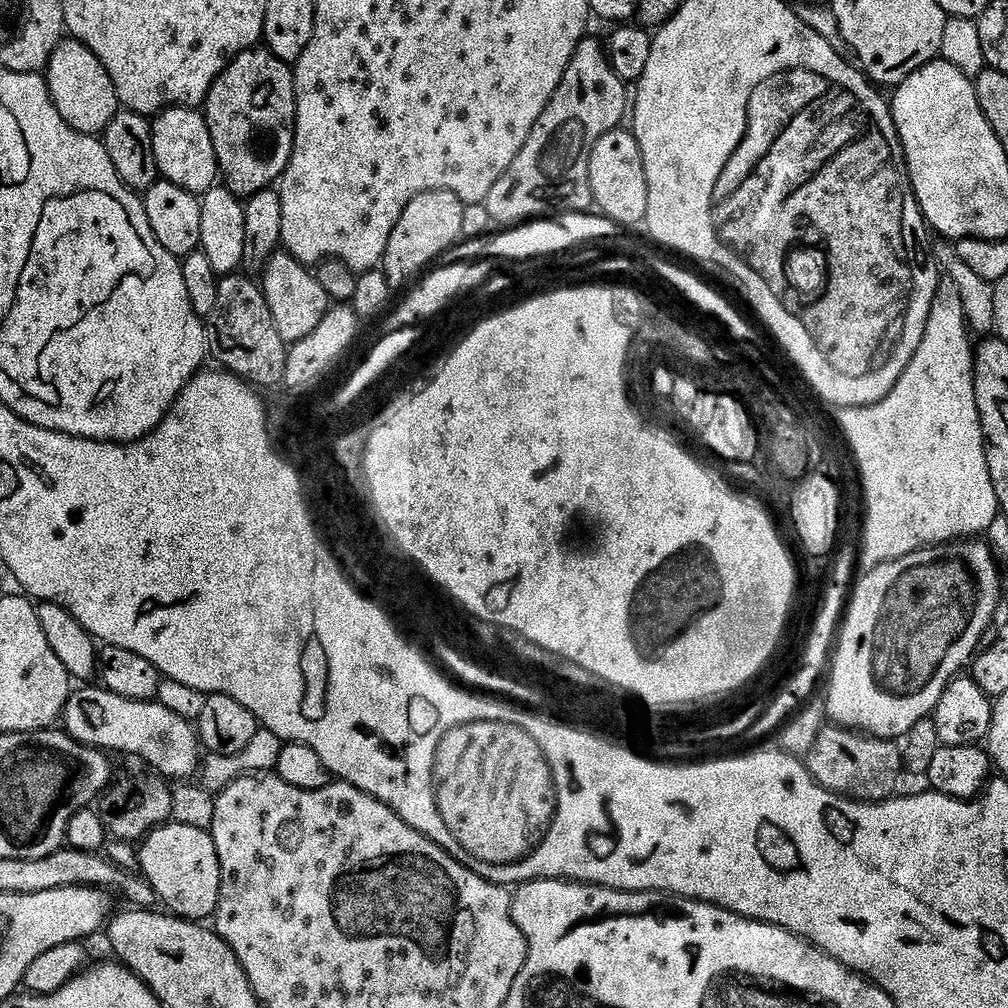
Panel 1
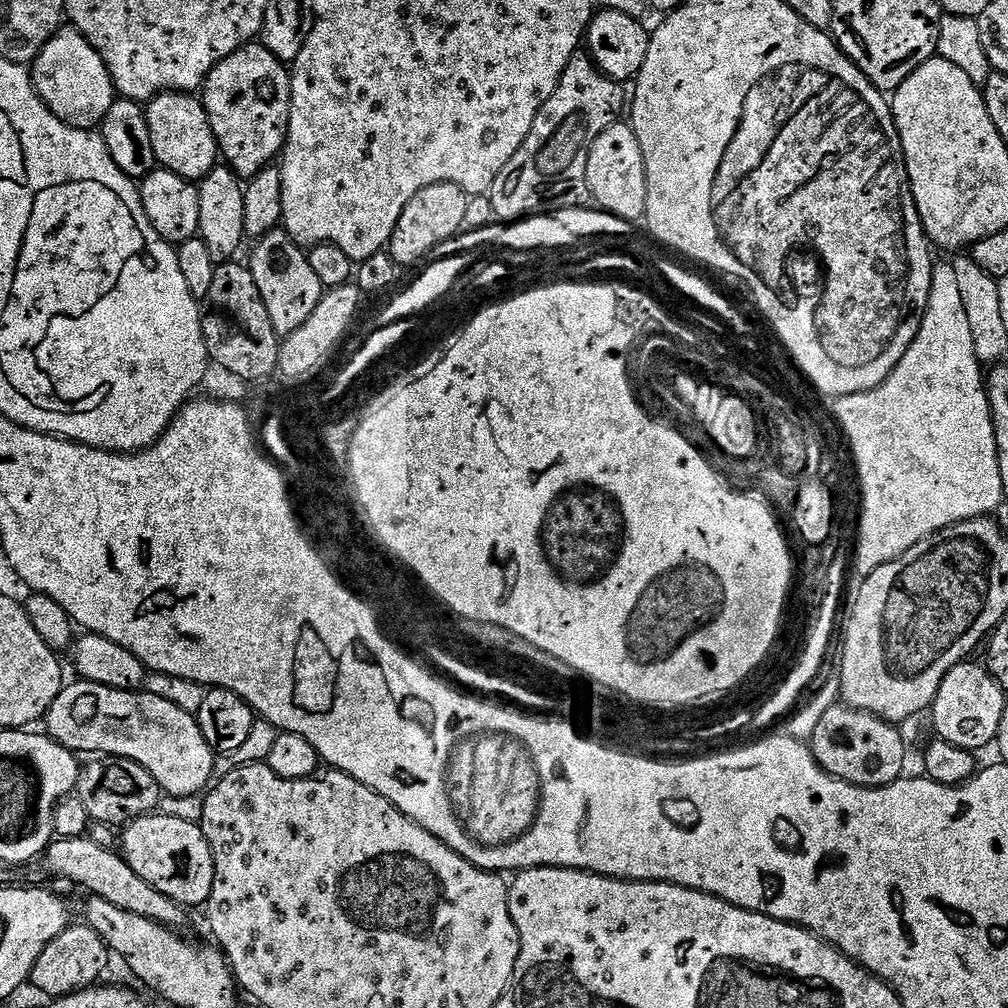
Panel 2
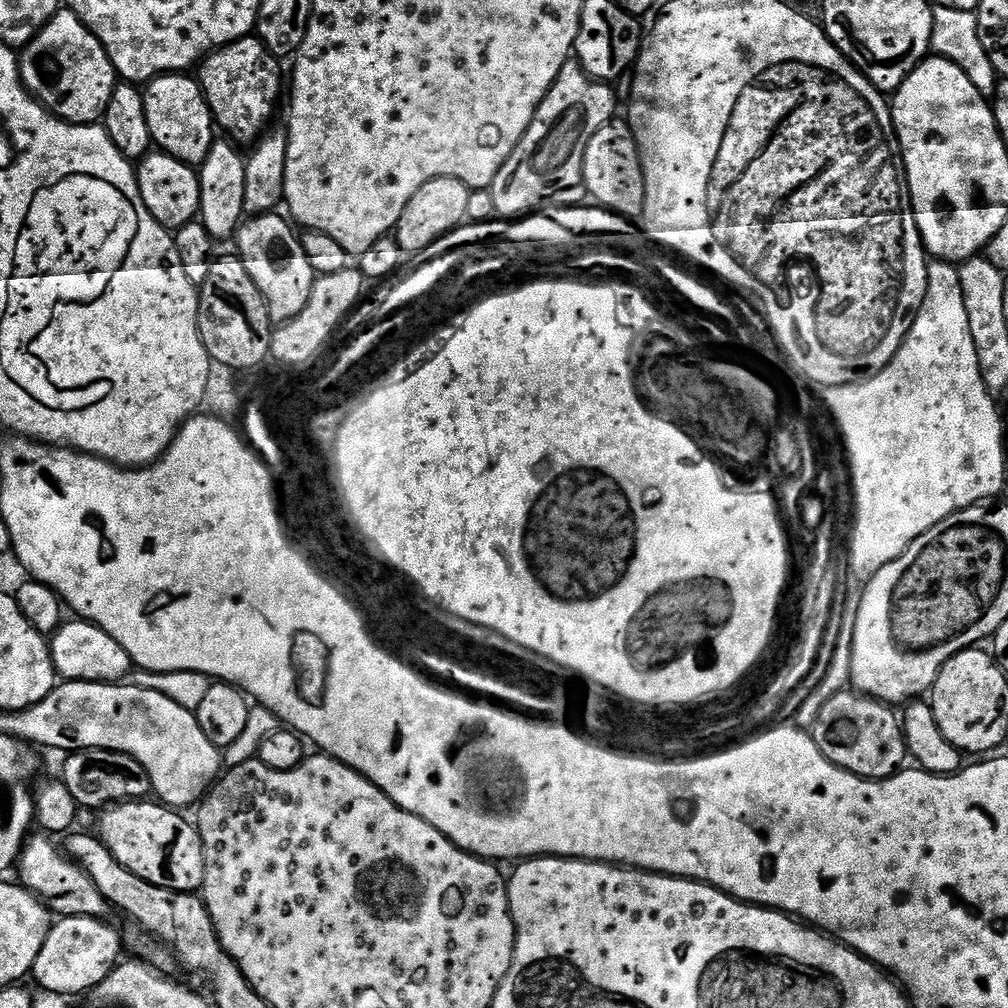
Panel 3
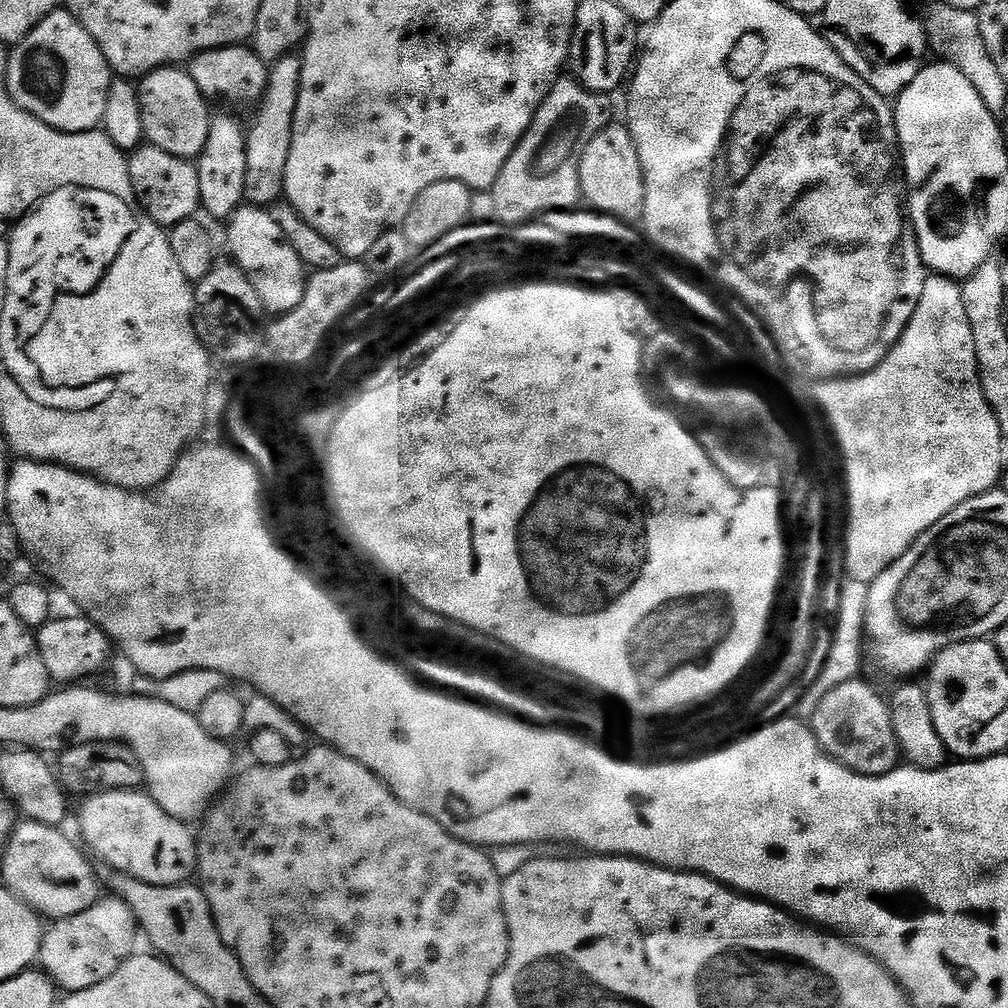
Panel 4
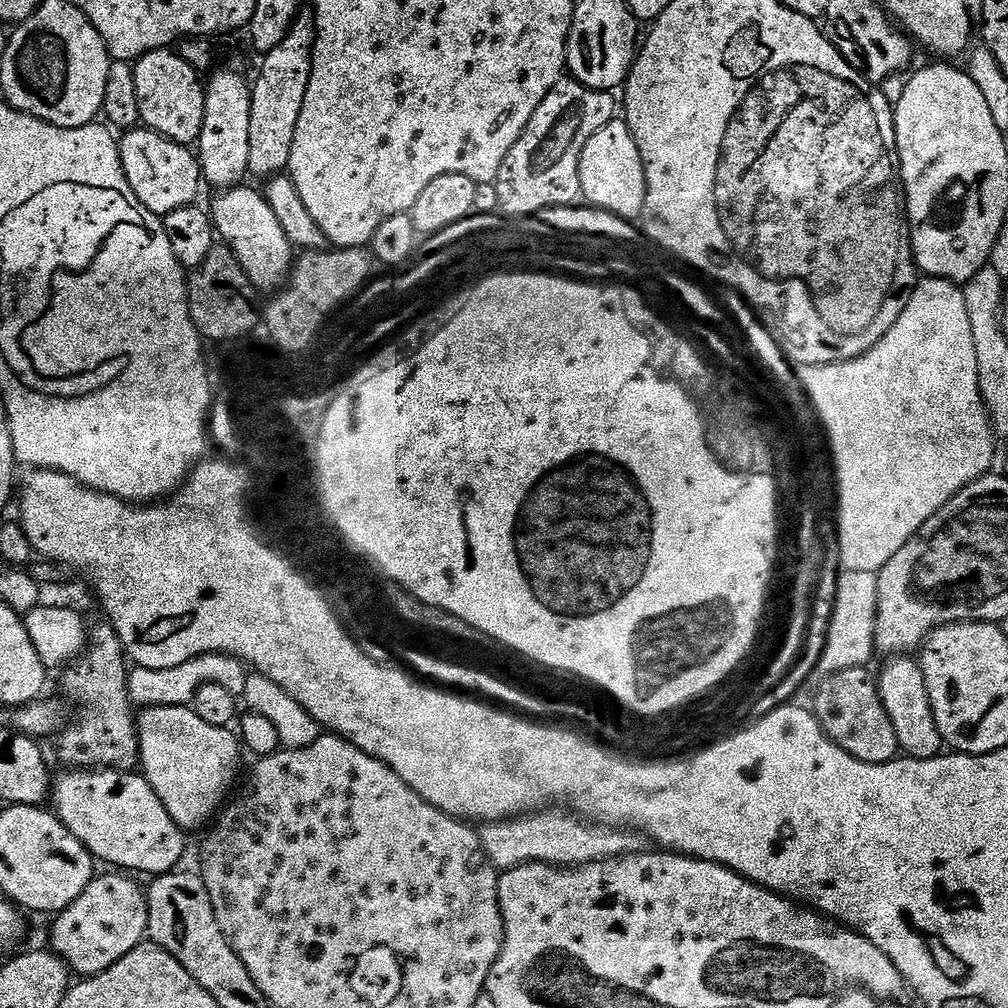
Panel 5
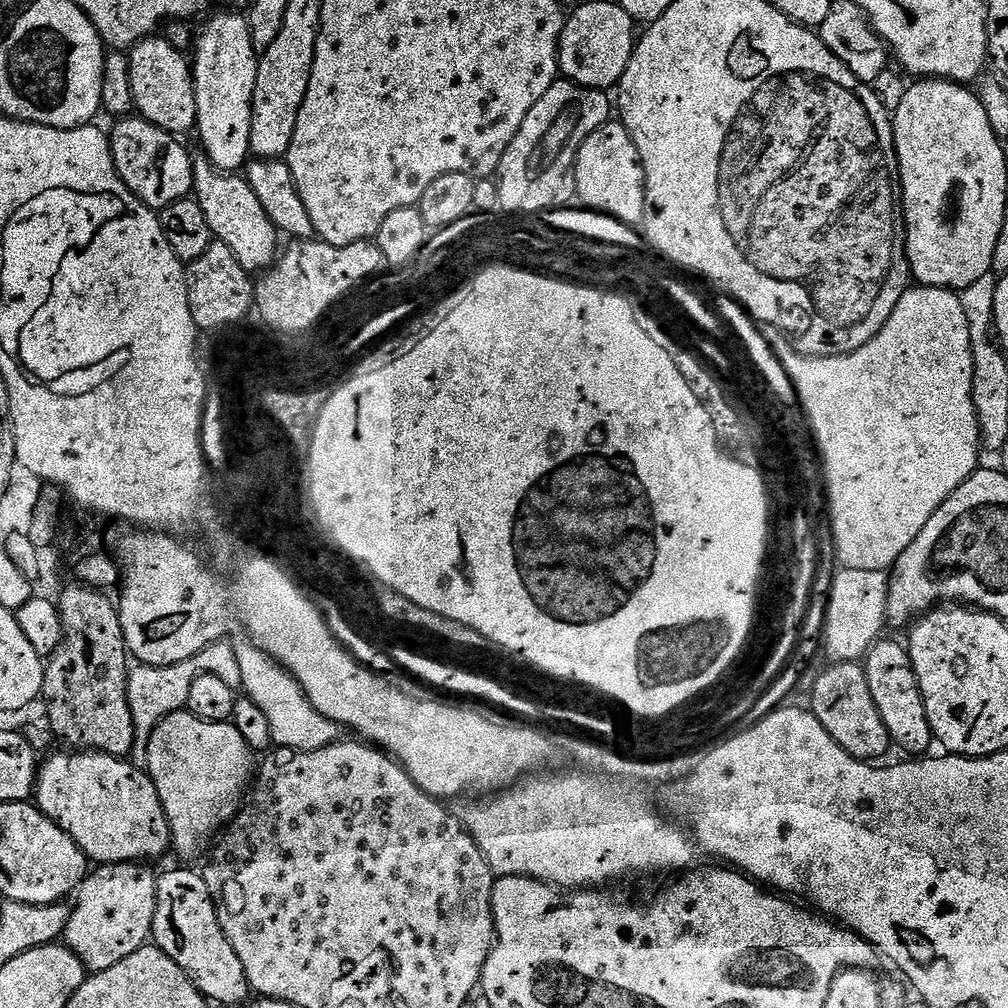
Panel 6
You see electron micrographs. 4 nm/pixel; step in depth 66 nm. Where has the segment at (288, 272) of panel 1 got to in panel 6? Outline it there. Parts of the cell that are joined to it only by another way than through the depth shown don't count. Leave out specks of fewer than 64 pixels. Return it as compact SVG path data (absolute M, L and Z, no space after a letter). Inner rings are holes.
M200 158L192 166L192 192L194 199L202 206L202 214L206 214L206 222L210 222L213 237L230 246L230 250L234 250L234 258L238 258L238 262L245 270L250 274L260 274L276 263L278 233L270 222L266 210L262 210L262 202L258 202L254 190L250 190L248 181L243 175L220 172L208 159Z

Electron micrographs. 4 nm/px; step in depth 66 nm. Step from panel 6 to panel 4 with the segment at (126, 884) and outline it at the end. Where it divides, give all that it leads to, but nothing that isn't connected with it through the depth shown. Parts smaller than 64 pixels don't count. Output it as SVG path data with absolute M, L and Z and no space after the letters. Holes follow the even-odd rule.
M101 898L82 914L57 920L45 931L38 964L57 989L70 993L98 986L98 982L110 978L110 974L114 974L114 970L118 970L118 966L137 951L136 916L124 900L111 899Z

